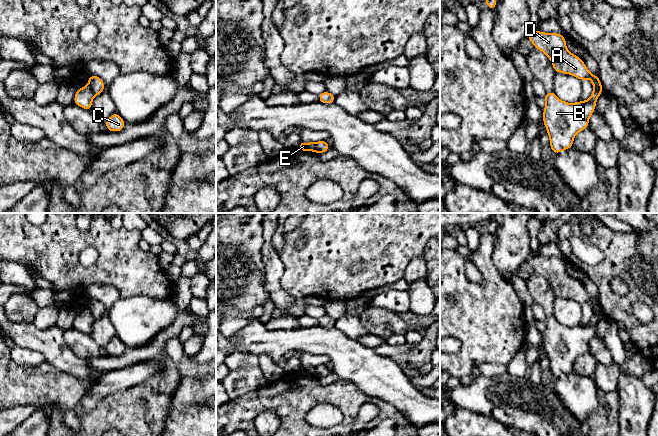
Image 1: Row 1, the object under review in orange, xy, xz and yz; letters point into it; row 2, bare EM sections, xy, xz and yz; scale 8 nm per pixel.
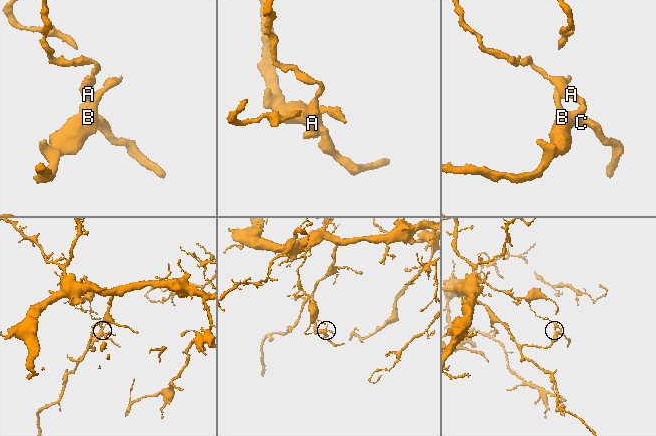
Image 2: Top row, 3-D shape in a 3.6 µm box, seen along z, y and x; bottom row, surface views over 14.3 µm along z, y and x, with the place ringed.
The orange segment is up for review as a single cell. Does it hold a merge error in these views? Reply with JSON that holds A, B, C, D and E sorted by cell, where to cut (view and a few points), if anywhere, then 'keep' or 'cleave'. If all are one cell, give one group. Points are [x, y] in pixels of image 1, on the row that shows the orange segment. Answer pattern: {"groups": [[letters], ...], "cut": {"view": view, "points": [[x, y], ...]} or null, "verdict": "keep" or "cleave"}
{"groups": [["A", "D"], ["B", "C", "E"]], "cut": {"view": "yz", "points": [[593, 89], [603, 91]]}, "verdict": "cleave"}

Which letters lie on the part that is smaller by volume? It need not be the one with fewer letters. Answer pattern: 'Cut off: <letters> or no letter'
Cut off: A, D

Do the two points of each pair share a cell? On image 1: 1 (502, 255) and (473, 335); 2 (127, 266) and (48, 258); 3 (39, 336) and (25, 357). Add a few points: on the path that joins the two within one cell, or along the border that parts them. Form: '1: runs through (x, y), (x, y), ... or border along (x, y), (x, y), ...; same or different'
1: border along (494, 246), (492, 253), (493, 265), (507, 280); different
2: runs through (107, 270), (103, 272), (75, 272), (68, 267); same
3: border along (15, 344), (38, 351), (46, 360); different

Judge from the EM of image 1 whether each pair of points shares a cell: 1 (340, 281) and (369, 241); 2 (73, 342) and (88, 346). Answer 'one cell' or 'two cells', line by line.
1: one cell
2: one cell

